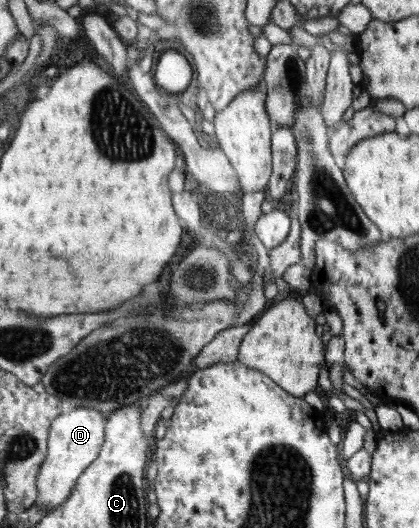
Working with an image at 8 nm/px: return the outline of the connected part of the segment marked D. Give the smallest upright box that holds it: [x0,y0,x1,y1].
[36,407,104,512]

